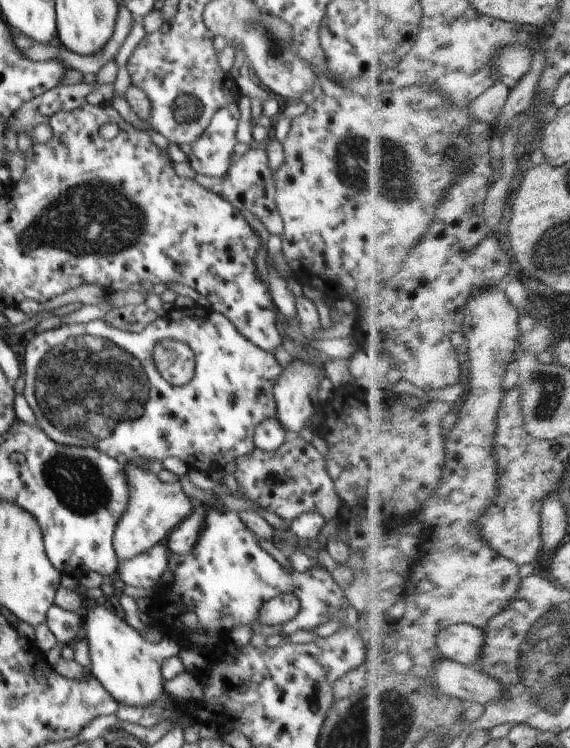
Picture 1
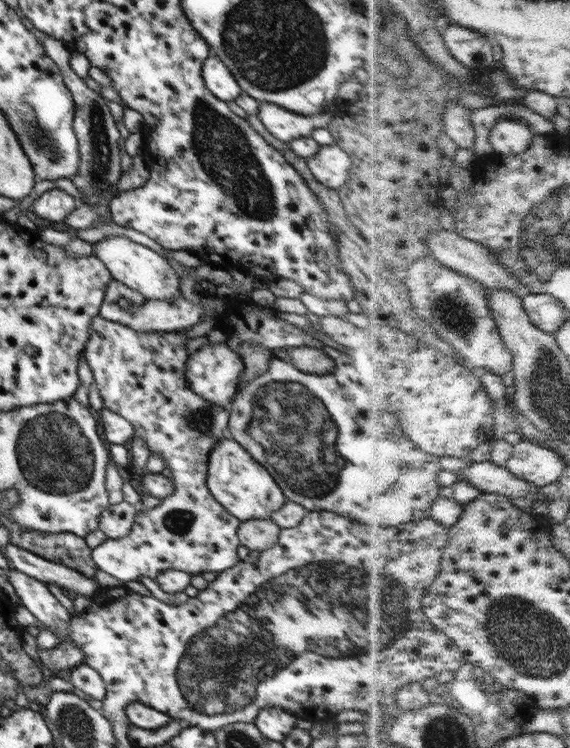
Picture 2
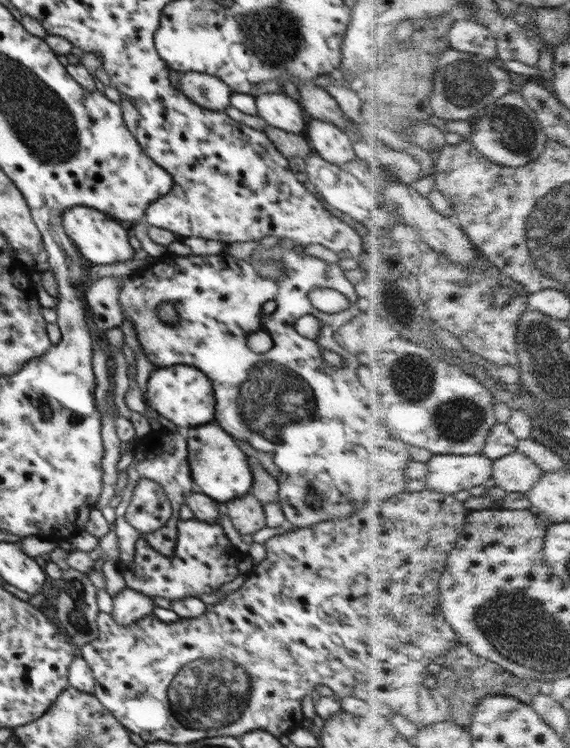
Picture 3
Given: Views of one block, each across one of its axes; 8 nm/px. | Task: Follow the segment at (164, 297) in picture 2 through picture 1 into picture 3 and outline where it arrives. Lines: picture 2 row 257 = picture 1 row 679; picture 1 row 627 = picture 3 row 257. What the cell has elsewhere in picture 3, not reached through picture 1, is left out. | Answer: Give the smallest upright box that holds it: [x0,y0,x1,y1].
[62,206,136,265]

